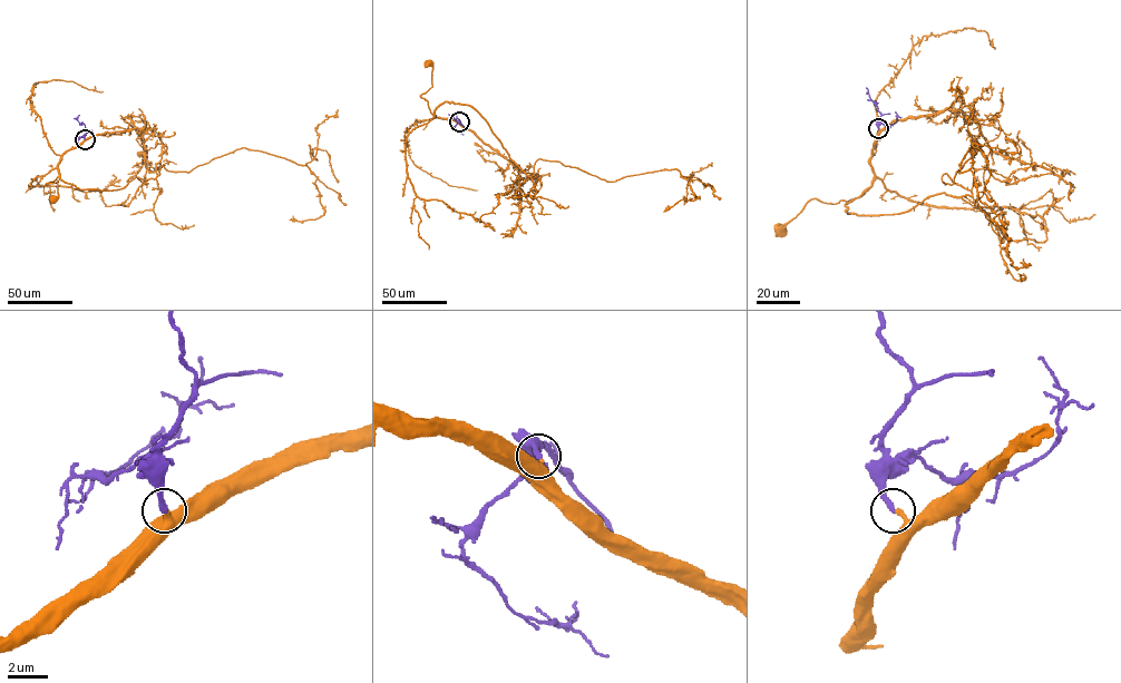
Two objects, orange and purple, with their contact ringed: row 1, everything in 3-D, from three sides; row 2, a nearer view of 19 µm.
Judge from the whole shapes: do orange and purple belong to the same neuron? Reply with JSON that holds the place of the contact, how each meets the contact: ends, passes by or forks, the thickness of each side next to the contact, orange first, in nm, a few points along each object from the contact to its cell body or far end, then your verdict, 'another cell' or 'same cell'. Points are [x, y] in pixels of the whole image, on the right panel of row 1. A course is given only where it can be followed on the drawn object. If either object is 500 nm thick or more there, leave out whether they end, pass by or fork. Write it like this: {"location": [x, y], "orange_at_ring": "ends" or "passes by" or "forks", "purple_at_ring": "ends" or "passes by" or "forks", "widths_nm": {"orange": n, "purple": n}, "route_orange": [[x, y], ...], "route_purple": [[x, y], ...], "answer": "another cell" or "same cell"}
{"location": [878, 128], "orange_at_ring": "ends", "purple_at_ring": "ends", "widths_nm": {"orange": 280, "purple": 280}, "route_orange": [[879, 128], [870, 158], [873, 185], [860, 196], [836, 204], [810, 198], [779, 230]], "route_purple": [[878, 128], [880, 113], [866, 87]], "answer": "same cell"}

